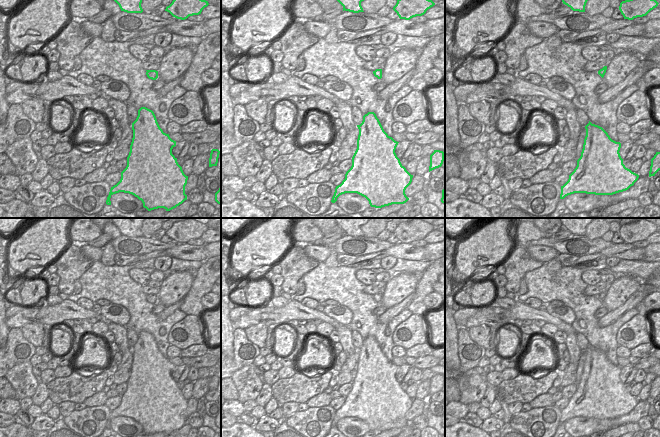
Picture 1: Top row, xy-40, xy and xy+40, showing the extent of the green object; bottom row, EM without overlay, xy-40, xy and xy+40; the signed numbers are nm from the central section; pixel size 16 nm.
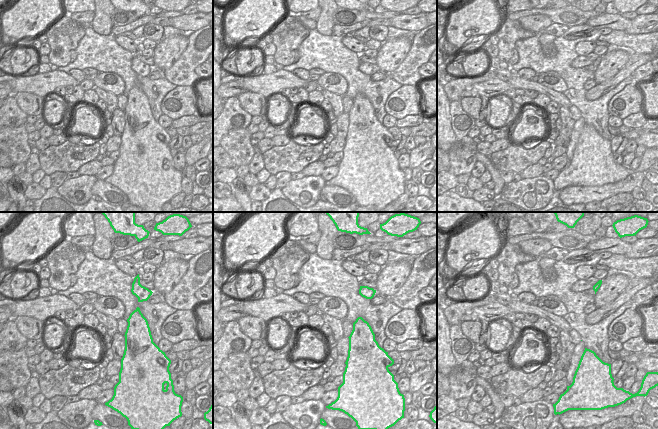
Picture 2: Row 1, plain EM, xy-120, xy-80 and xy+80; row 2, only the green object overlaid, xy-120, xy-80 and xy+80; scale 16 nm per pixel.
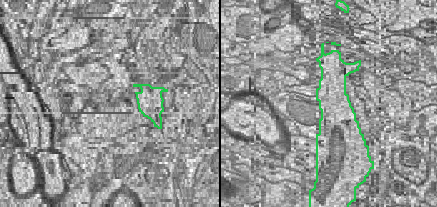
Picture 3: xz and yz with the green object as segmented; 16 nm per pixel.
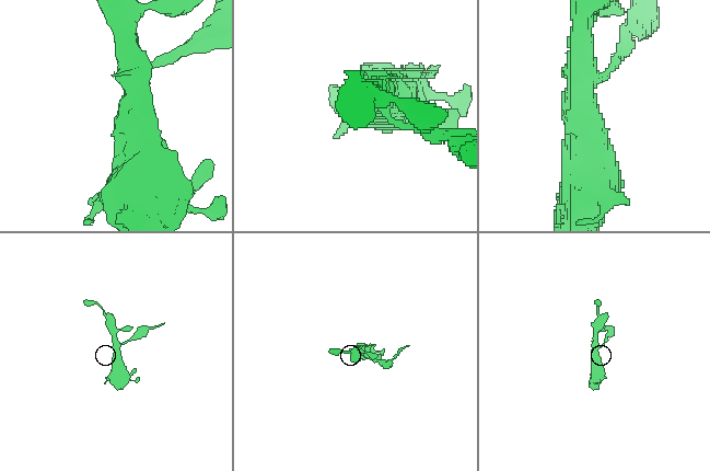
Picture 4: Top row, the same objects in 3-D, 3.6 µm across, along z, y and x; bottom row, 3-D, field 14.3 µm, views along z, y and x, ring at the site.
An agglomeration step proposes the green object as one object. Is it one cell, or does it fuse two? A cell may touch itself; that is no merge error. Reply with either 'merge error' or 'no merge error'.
no merge error

